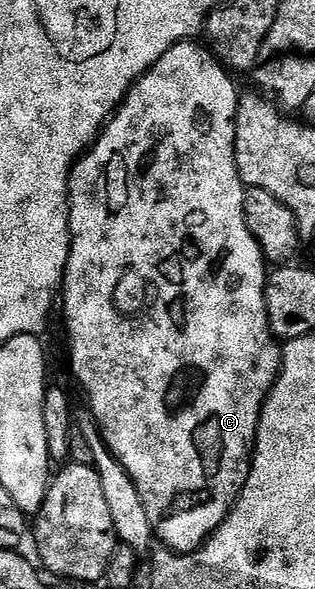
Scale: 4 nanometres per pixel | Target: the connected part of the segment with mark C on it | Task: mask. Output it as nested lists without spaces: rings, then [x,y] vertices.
[[[187,41],[176,44],[172,49],[168,49],[168,53],[164,53],[164,57],[160,57],[160,61],[156,61],[156,65],[152,65],[150,71],[147,71],[146,74],[135,81],[134,87],[127,93],[121,107],[114,112],[111,119],[102,128],[102,132],[98,134],[98,138],[94,140],[93,147],[70,170],[70,252],[68,253],[66,277],[60,288],[60,307],[66,310],[66,335],[70,338],[70,367],[74,370],[74,375],[78,378],[78,383],[82,386],[87,401],[90,402],[88,410],[93,415],[94,420],[98,422],[98,428],[102,430],[102,439],[108,445],[111,453],[120,461],[120,465],[124,465],[124,469],[128,469],[128,477],[132,477],[137,491],[140,492],[140,501],[144,501],[144,509],[148,509],[148,521],[152,521],[155,540],[161,546],[169,547],[175,553],[198,550],[226,519],[226,514],[234,508],[234,502],[238,499],[238,495],[248,481],[250,460],[254,453],[254,442],[258,436],[258,422],[260,421],[262,406],[266,403],[266,399],[274,388],[274,383],[282,369],[282,347],[272,333],[268,321],[268,309],[266,308],[268,264],[262,255],[256,237],[252,237],[244,217],[244,197],[246,196],[247,186],[238,175],[238,166],[234,156],[234,142],[236,141],[236,125],[234,122],[238,112],[240,90],[238,91],[233,78],[235,79],[235,76],[223,67],[201,42]]]

